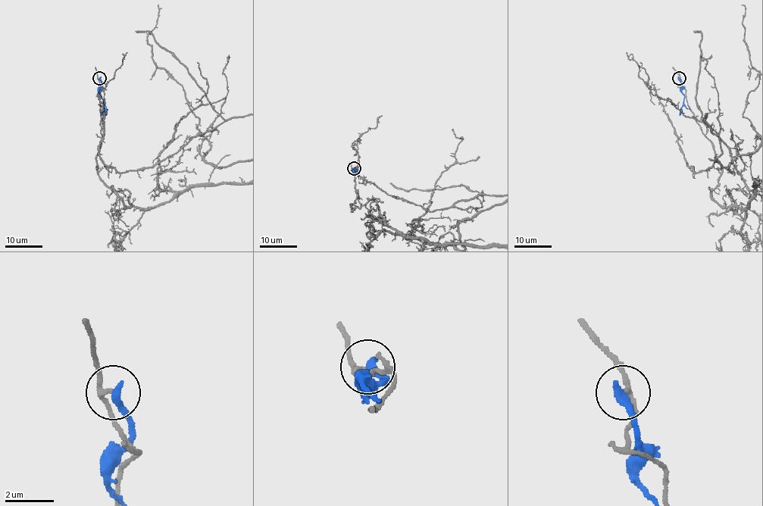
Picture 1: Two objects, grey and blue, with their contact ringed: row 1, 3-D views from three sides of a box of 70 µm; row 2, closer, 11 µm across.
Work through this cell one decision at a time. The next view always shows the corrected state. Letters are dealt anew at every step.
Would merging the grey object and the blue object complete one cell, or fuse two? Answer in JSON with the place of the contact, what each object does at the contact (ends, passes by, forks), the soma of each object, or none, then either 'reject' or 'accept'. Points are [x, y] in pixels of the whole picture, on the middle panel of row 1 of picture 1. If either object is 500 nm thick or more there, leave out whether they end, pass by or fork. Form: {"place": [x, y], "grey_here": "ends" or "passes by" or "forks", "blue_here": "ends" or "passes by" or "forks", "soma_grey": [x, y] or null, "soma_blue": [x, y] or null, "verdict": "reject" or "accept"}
{"place": [354, 168], "grey_here": "passes by", "blue_here": "ends", "soma_grey": null, "soma_blue": null, "verdict": "reject"}

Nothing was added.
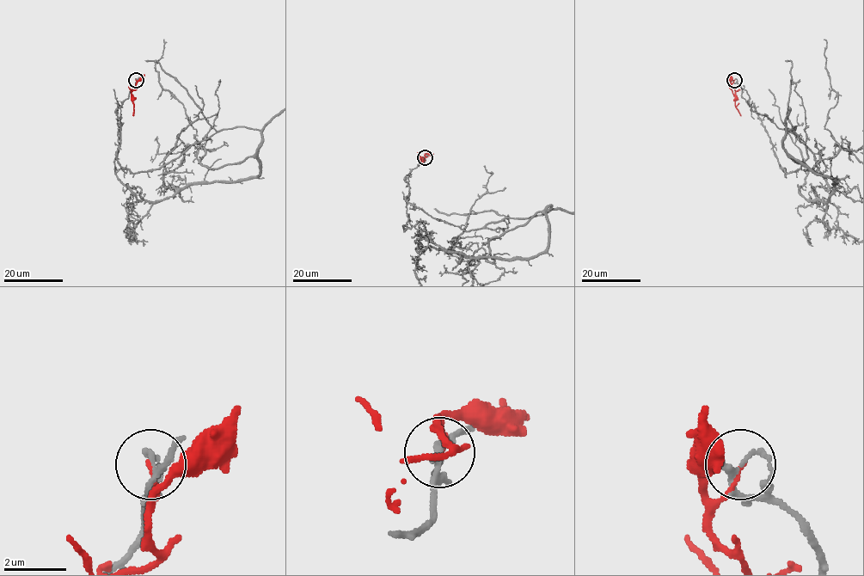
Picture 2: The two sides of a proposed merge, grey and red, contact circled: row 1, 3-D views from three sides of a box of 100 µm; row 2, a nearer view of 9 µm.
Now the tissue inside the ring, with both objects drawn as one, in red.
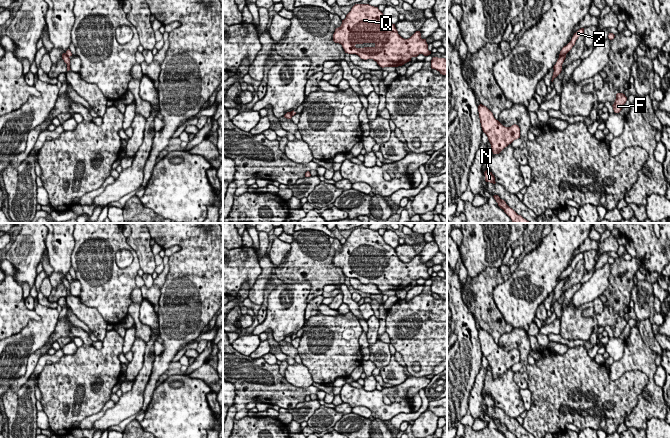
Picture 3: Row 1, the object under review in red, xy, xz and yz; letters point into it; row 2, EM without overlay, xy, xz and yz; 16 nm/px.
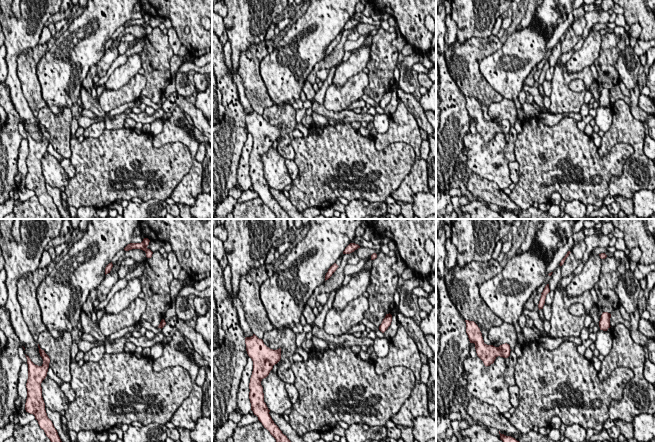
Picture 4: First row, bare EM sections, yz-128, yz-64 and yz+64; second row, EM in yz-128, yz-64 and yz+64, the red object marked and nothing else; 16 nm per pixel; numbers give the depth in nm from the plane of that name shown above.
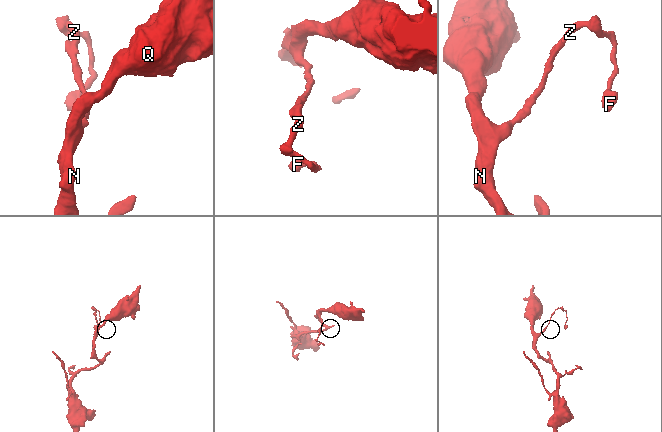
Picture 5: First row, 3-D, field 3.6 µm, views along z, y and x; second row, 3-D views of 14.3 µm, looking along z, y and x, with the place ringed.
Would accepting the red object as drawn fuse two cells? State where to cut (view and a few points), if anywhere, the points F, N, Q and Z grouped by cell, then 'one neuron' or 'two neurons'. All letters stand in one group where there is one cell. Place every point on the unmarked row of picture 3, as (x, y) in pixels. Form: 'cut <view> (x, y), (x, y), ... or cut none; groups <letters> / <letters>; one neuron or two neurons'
cut yz (566, 276), (559, 280); groups F Z / N Q; two neurons

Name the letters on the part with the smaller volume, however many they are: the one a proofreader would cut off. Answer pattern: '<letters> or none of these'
F, Z

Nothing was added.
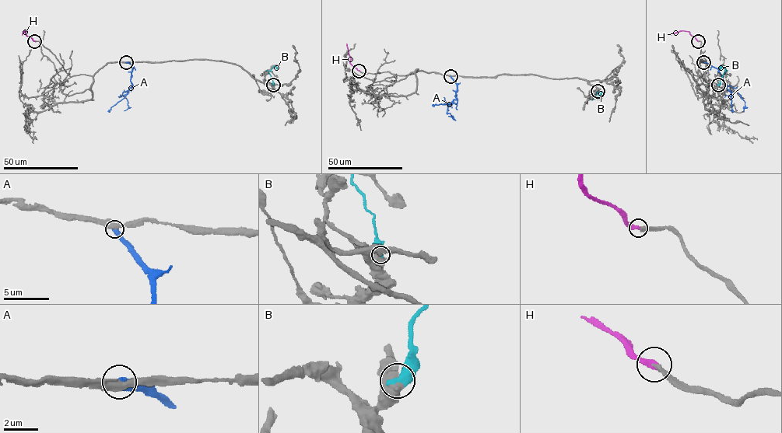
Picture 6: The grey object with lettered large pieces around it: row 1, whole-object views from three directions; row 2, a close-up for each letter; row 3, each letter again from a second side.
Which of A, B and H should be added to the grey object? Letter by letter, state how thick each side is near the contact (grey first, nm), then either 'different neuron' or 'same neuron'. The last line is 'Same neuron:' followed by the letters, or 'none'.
A: calibres 480 and 500 nm; different neuron
B: calibres 850 and 600 nm; different neuron
H: calibres 280 and 320 nm; same neuron
Same neuron: H

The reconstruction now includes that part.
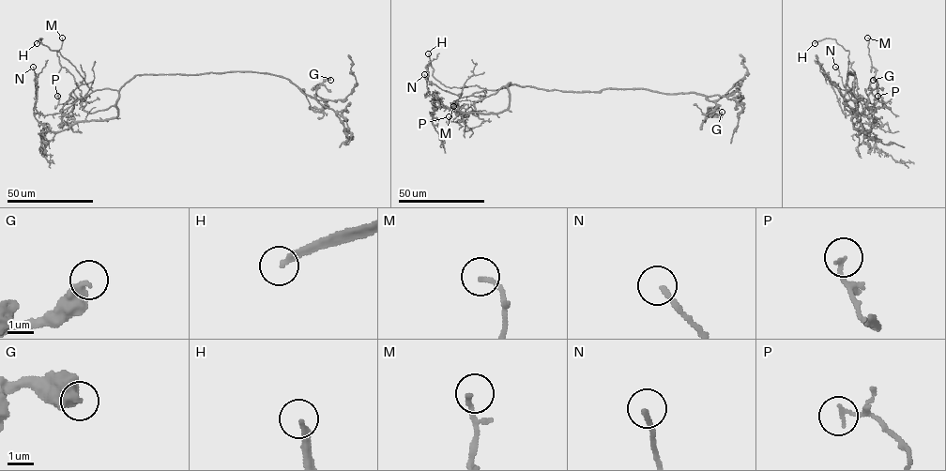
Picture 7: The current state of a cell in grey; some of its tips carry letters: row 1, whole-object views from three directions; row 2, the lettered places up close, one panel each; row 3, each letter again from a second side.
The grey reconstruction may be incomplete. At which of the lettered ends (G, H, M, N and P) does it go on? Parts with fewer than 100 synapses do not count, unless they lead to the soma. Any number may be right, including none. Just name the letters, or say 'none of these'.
H

